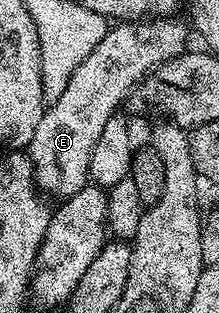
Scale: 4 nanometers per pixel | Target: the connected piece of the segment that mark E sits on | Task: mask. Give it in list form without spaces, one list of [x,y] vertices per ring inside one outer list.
[[[162,16],[156,20],[126,22],[106,29],[103,40],[95,44],[91,56],[75,68],[71,80],[67,80],[67,88],[58,98],[48,103],[45,115],[39,120],[39,128],[35,128],[35,136],[27,147],[29,159],[35,175],[35,182],[42,191],[49,194],[61,194],[62,199],[69,198],[79,192],[90,181],[89,165],[95,144],[99,136],[103,136],[103,128],[107,128],[107,120],[118,113],[117,105],[128,94],[129,89],[136,87],[150,72],[179,58],[186,53],[185,30],[172,17]]]

